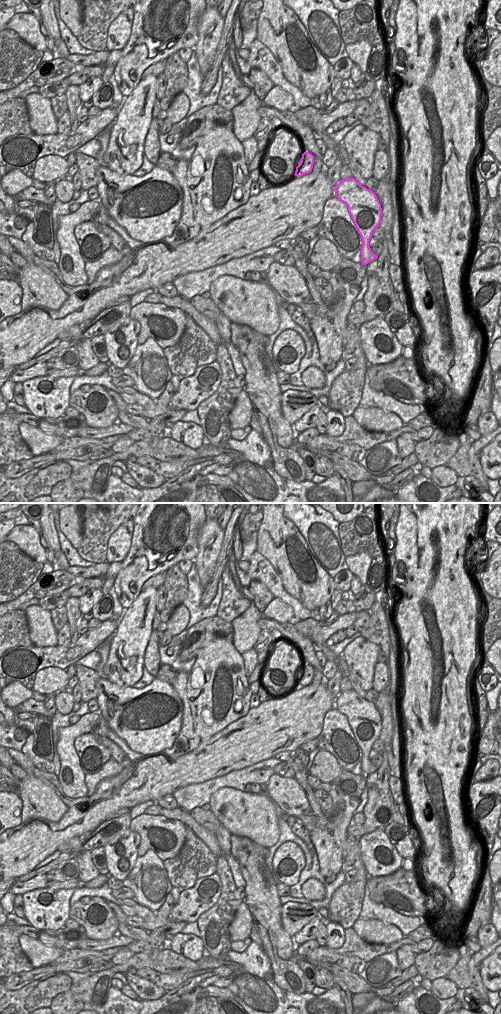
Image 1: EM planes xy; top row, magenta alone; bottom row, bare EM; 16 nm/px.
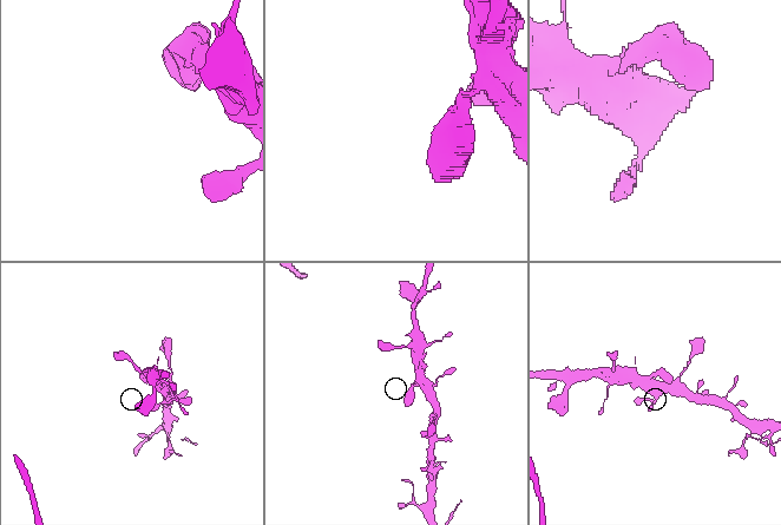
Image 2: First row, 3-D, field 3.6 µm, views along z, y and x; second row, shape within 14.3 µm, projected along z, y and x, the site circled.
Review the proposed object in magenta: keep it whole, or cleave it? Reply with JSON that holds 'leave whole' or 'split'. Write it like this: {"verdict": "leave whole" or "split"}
{"verdict": "leave whole"}

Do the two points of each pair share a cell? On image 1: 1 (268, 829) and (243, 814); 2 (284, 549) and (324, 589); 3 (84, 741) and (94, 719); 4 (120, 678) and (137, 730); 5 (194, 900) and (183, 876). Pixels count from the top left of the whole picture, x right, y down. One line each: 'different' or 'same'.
1: same
2: same
3: different
4: different
5: different

